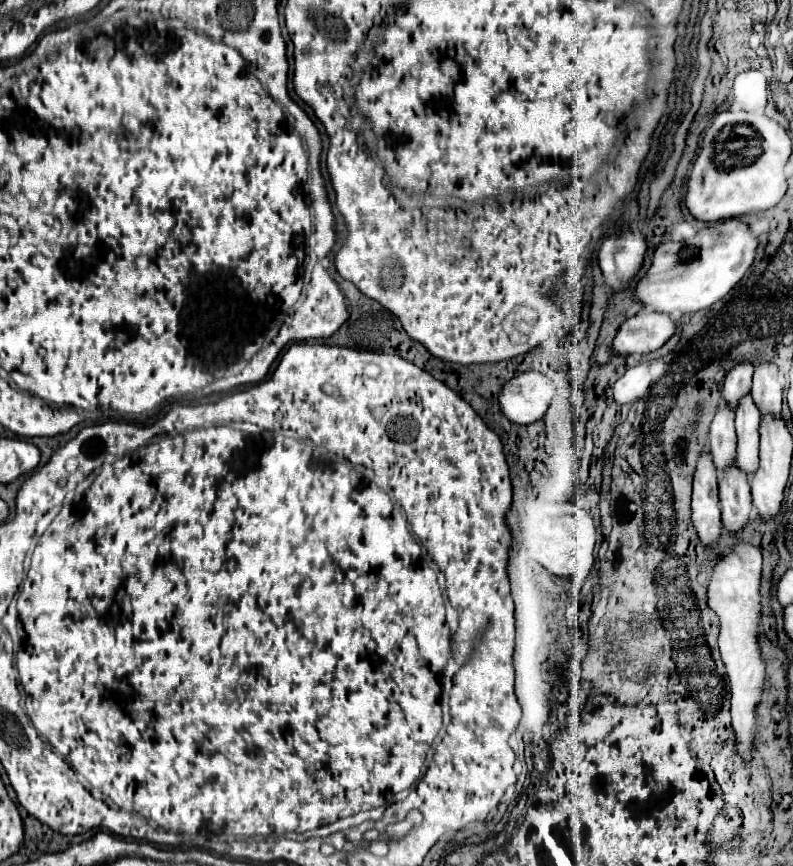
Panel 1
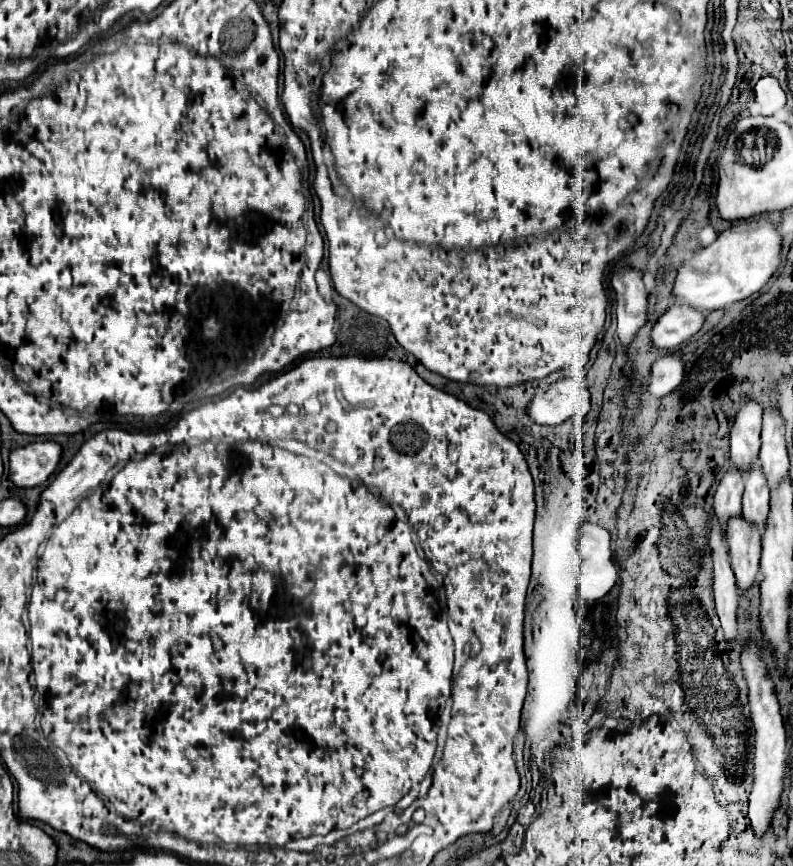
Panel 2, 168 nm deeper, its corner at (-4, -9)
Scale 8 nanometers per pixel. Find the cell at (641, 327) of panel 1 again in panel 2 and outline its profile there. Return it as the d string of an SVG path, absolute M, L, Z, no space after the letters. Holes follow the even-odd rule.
M673 305L659 317L657 325L653 327L651 331L653 345L667 351L675 351L701 329L703 321L705 313L683 305Z

